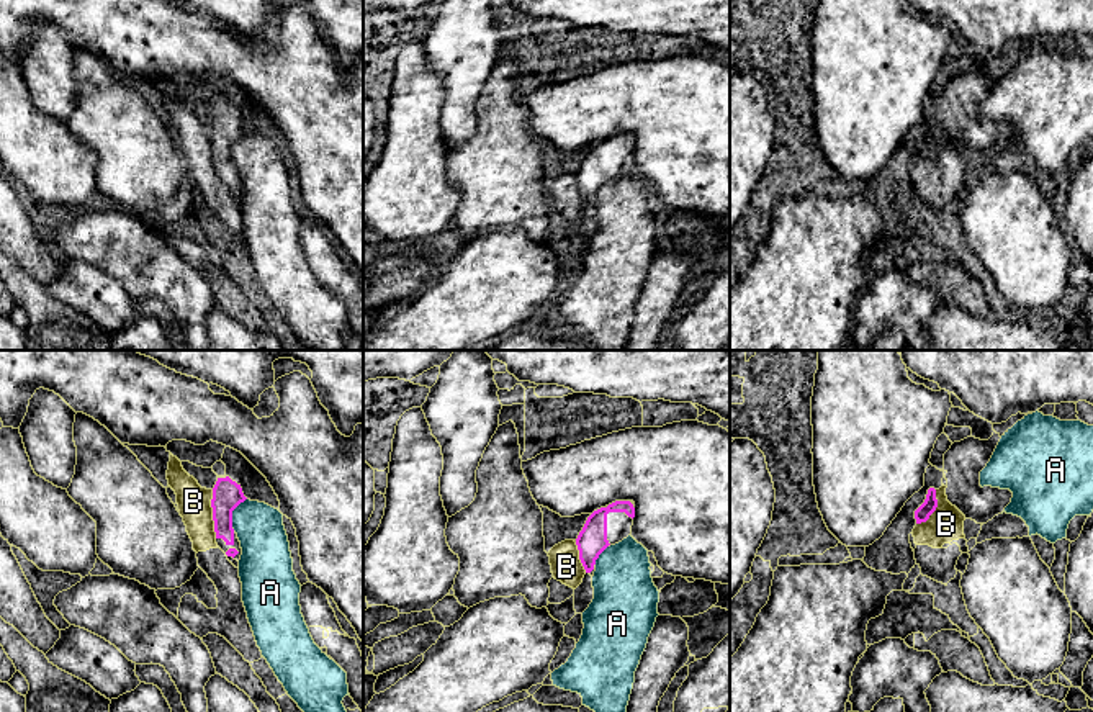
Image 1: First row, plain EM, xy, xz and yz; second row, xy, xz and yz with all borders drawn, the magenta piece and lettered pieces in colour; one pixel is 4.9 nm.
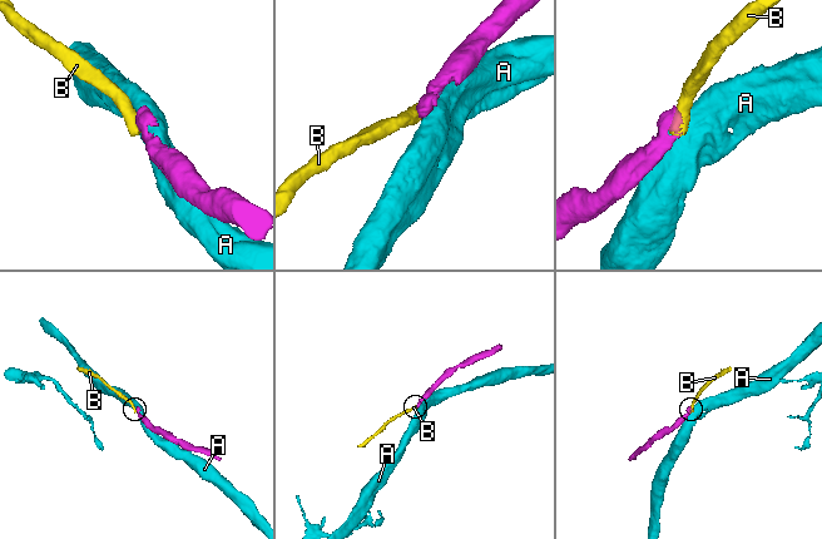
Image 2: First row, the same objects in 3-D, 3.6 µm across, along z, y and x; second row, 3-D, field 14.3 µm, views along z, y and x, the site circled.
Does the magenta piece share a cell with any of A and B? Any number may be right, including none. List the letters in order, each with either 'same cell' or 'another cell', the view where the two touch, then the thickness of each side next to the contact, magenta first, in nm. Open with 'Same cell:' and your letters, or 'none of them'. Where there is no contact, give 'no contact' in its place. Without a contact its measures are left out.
Same cell: none of them
A: another cell; meets magenta in xy; 150 nm thick on the magenta side, 240 nm on the other
B: another cell; meets magenta in xy; 150 nm thick on the magenta side, 160 nm on the other

